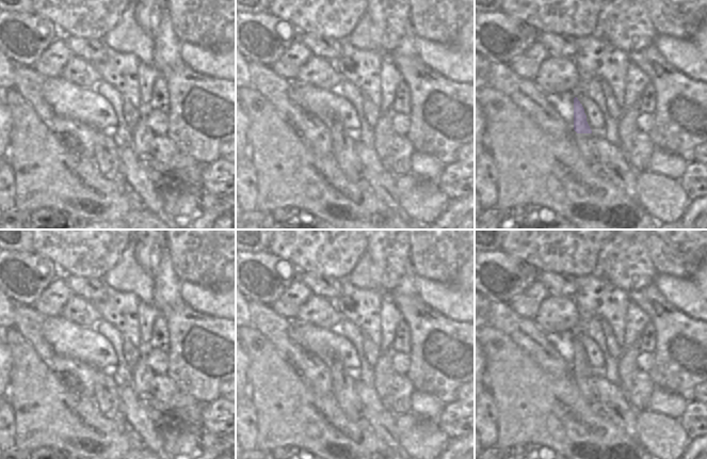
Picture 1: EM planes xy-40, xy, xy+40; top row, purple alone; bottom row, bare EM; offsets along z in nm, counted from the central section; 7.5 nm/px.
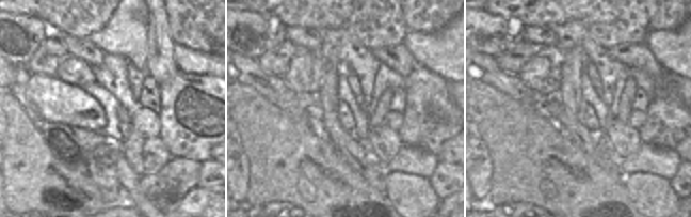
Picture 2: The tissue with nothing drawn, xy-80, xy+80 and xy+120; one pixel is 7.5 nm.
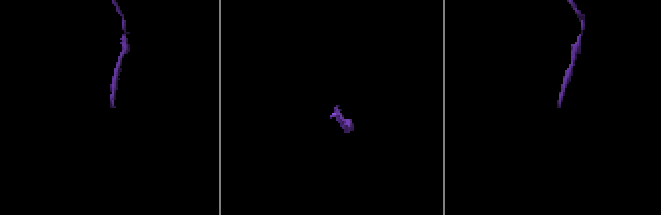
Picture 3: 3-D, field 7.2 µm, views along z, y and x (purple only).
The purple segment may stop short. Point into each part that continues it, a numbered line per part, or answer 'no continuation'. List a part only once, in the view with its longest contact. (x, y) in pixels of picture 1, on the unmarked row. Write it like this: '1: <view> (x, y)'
1: xy+40 (563, 342)

